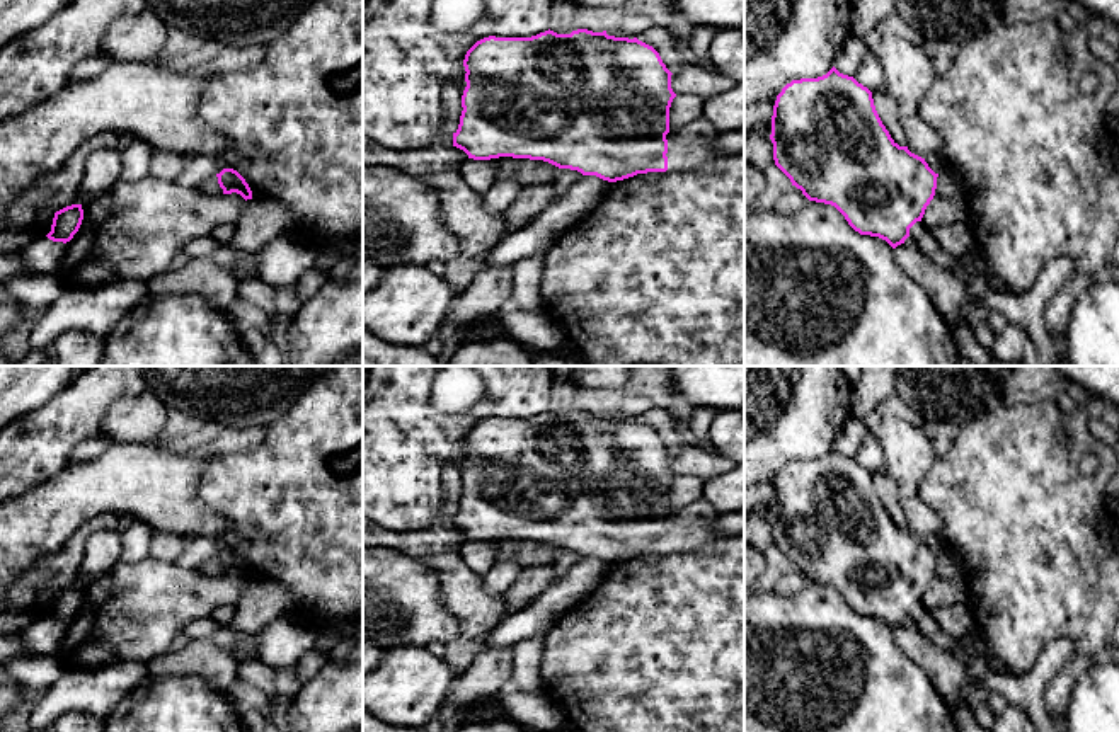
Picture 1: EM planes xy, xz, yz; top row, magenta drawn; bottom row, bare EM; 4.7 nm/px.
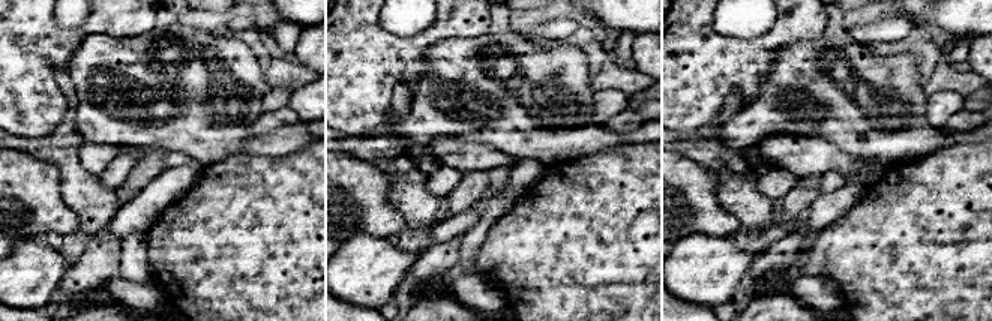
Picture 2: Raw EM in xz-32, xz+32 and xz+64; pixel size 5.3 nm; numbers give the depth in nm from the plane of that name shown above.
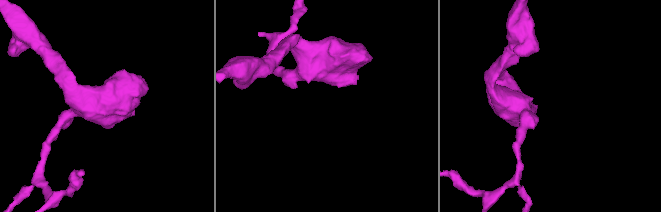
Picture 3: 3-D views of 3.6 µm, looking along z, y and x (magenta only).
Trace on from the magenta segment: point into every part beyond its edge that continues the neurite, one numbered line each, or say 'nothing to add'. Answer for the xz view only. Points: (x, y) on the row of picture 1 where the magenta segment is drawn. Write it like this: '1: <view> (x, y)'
1: xz (690, 155)

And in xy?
nothing to add

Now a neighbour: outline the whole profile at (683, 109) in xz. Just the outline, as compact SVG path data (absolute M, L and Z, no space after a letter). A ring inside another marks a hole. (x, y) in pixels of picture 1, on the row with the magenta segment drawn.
M676 95L669 107L669 131L702 117L703 104L698 95Z

